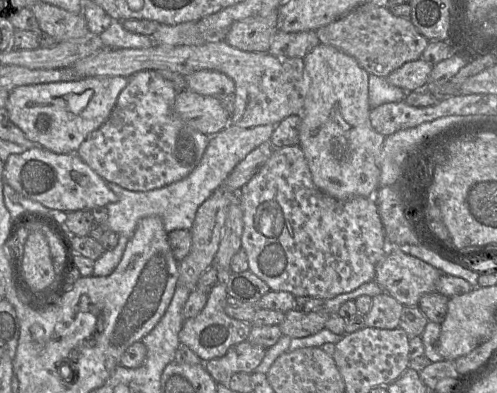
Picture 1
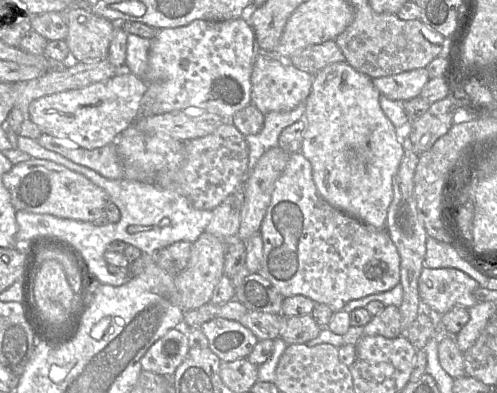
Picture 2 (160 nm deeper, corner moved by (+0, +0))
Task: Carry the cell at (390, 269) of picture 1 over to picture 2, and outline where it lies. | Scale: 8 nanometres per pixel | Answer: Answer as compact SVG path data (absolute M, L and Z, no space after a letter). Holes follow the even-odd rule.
M423 268L418 291L421 301L439 314L444 314L455 305L470 308L478 303L474 290L479 283L455 268Z

